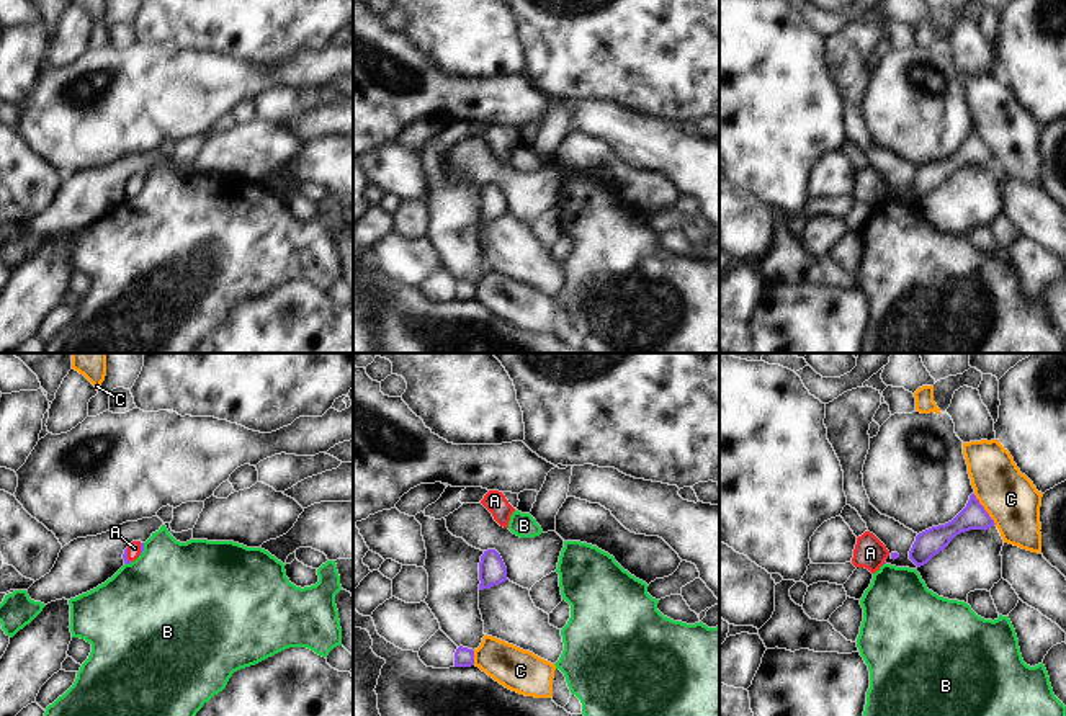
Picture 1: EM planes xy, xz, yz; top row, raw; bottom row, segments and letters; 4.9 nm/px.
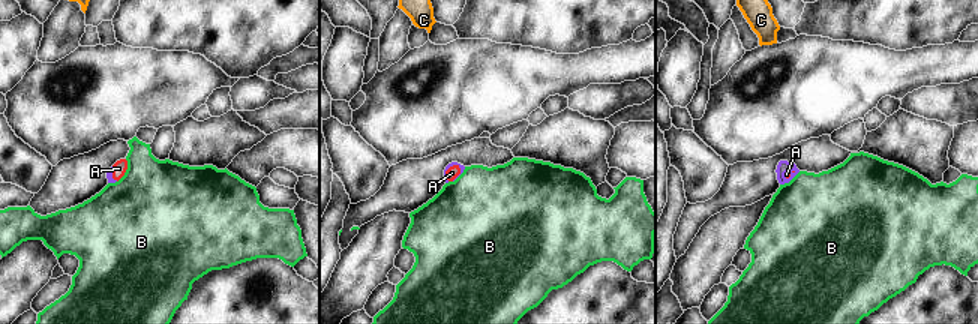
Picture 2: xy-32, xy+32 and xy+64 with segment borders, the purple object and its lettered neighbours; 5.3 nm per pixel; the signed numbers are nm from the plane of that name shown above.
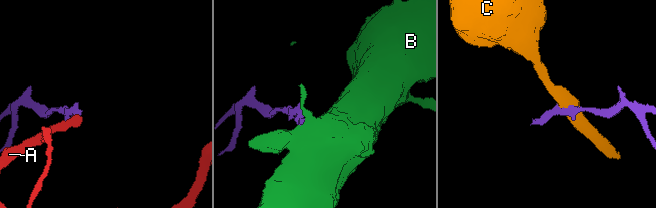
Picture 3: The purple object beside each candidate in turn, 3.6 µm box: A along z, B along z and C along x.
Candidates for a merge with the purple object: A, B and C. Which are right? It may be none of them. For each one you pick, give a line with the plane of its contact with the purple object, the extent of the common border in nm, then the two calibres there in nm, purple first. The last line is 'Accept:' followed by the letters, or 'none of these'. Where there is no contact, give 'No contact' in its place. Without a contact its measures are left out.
A: Touches purple in xy. Shared border 80 nm. Thickness 30 nm (purple) against 60 nm
Accept: A

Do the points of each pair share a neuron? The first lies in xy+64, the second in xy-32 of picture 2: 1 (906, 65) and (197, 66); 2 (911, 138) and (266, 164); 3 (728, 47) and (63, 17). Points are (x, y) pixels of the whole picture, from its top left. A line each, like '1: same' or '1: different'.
1: same
2: different
3: same

